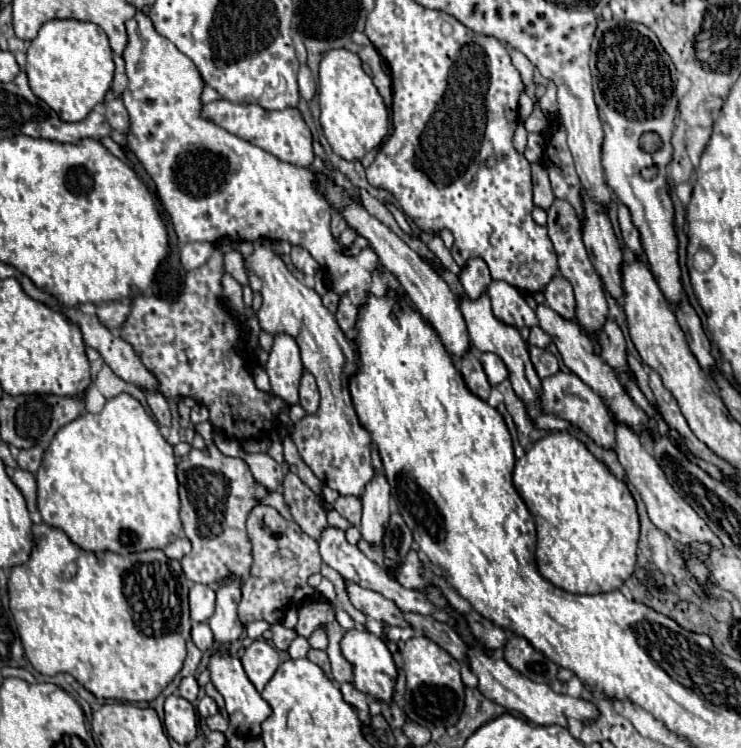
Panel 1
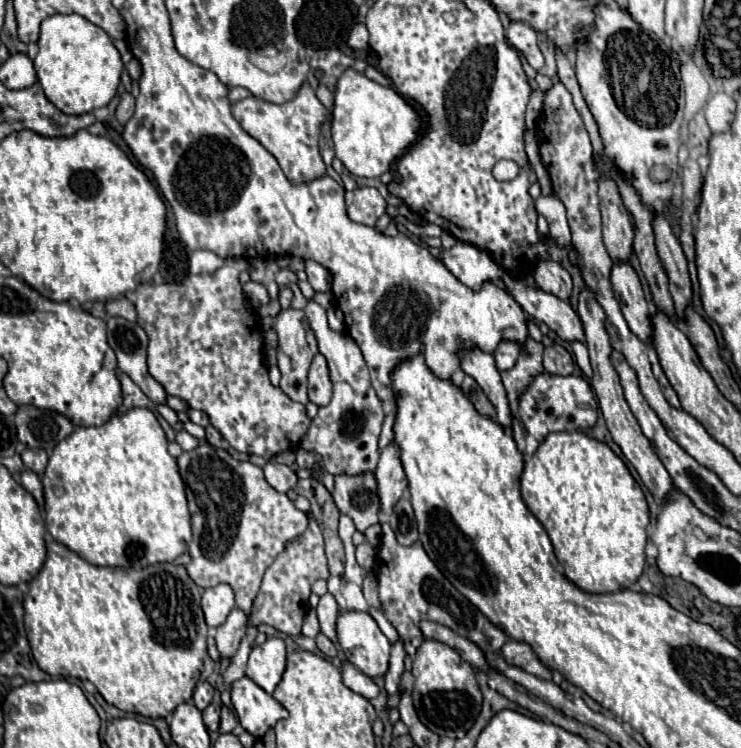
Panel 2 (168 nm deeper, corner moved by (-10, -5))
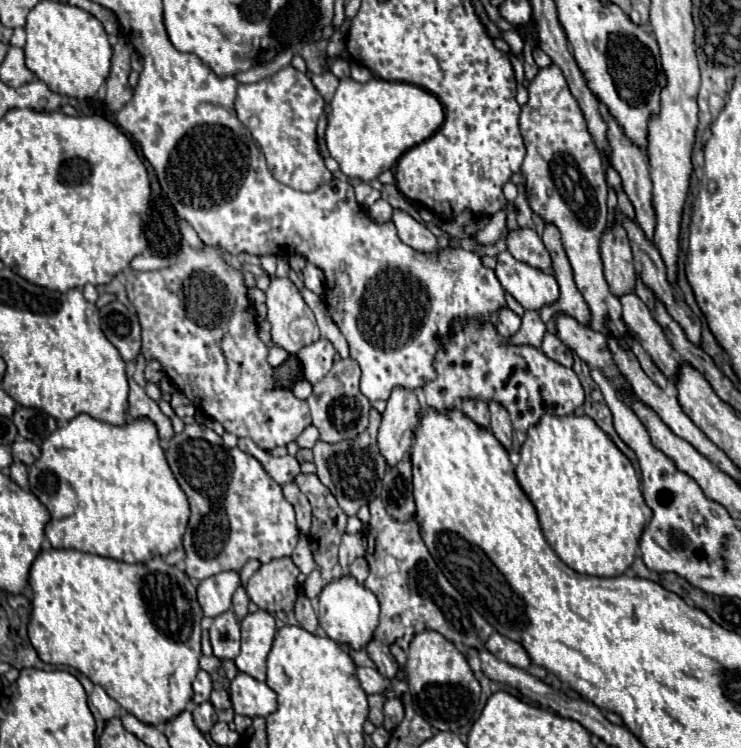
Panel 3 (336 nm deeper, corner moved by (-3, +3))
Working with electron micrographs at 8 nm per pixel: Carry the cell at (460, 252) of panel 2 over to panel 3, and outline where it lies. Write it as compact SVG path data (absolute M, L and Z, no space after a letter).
M394 208L392 212L392 222L398 230L398 238L412 246L414 250L420 250L420 252L436 252L440 246L438 246L438 240L436 236L418 220L414 220L408 212L400 210L400 208Z

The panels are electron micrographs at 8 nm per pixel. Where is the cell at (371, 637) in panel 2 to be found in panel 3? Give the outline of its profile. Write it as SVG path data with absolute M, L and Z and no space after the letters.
M350 574L328 582L318 596L318 620L322 630L332 640L348 644L352 648L364 648L366 642L372 640L378 626L378 612L378 600L374 592L364 588L364 584L356 582L356 578Z

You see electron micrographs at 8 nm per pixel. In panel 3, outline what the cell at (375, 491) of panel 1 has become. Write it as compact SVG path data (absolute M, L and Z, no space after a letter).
M410 388L392 390L378 430L378 446L390 468L396 466L410 450L420 408L422 406Z

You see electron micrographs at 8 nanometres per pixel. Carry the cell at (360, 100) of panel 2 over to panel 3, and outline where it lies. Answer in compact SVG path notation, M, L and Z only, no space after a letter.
M342 78L330 108L326 128L330 156L348 178L362 182L370 182L384 170L390 170L408 148L424 142L444 122L444 110L440 110L442 106L436 96L414 84L380 78L372 78L366 84Z

